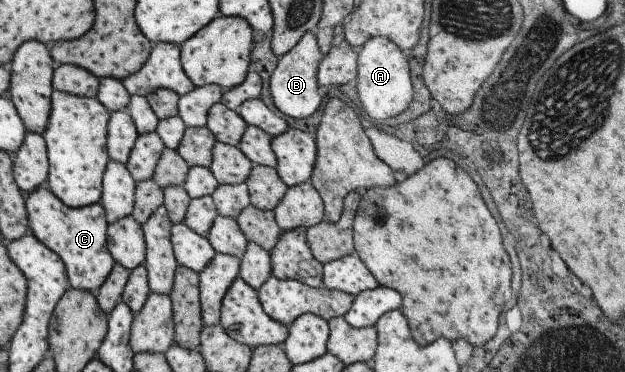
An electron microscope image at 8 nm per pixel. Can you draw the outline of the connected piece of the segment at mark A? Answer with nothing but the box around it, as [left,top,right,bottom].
[356,37,414,119]

